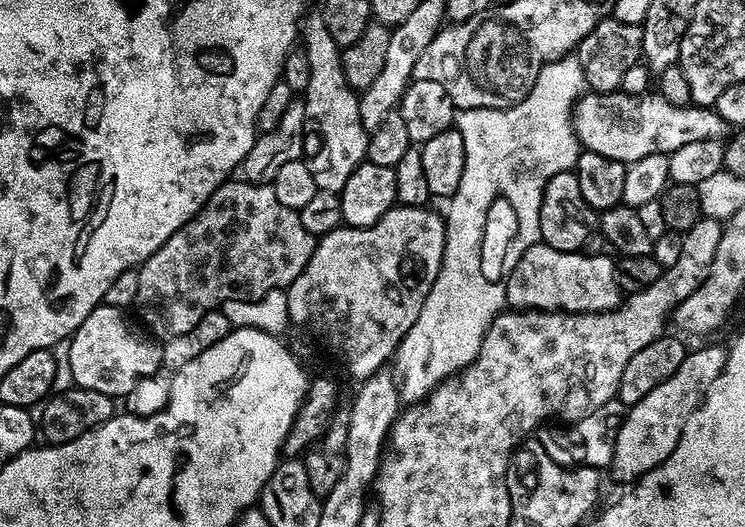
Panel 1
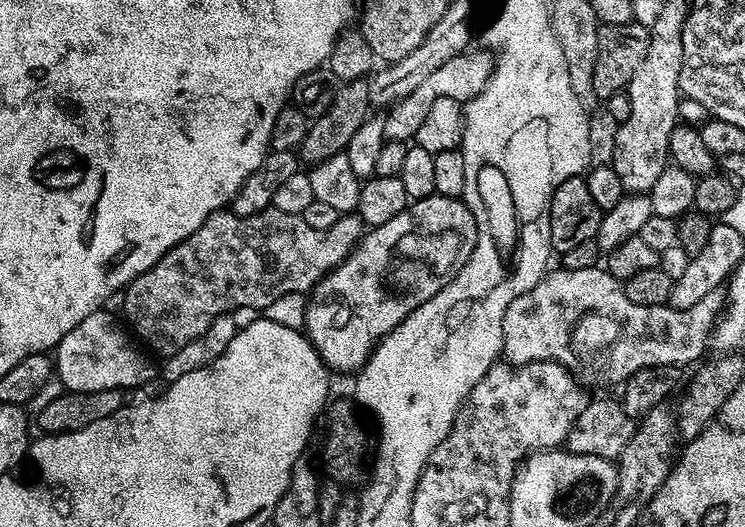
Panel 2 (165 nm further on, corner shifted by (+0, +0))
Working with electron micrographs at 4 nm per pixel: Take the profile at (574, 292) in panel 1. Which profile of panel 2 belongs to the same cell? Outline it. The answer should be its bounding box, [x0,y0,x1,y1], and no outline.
[502,266,725,386]

